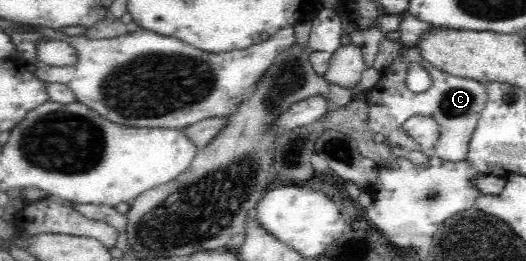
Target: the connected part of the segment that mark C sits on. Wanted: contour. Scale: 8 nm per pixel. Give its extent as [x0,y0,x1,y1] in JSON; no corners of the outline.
[368,47,487,162]

